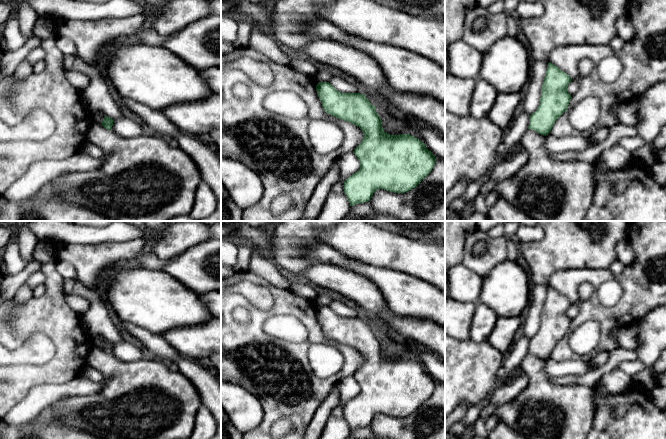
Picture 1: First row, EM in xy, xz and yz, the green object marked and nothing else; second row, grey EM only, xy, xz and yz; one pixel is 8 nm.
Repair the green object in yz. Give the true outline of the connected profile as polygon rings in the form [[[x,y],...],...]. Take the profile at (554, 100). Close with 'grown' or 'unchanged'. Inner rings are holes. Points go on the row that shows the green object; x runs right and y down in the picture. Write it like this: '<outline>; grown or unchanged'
[[[551,62],[547,65],[541,88],[541,97],[537,110],[529,116],[529,126],[538,134],[550,133],[556,120],[568,110],[571,95],[567,86],[571,78]]]; unchanged

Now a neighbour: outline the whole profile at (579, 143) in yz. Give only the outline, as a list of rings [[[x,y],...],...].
[[[550,133],[545,136],[545,147],[550,153],[565,151],[582,152],[596,144],[591,140],[590,136],[578,135],[558,138]]]

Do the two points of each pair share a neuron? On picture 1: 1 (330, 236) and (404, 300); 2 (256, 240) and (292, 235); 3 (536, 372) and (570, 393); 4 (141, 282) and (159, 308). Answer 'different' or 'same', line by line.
1: different
2: different
3: same
4: same

